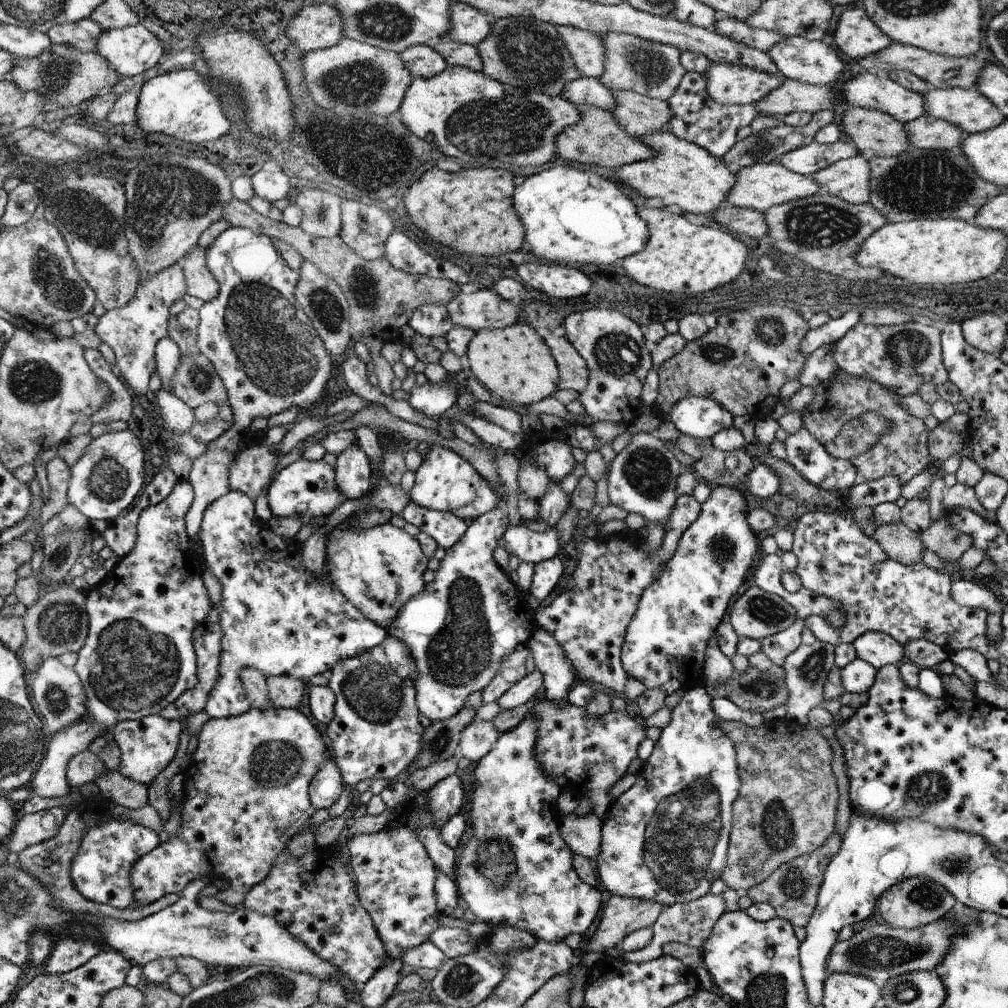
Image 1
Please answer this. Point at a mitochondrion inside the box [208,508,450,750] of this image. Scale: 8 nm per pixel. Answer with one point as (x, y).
(375, 691)

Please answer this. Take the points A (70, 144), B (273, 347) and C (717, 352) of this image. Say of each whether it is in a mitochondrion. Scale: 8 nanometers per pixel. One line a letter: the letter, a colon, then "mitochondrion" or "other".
A: other
B: mitochondrion
C: mitochondrion

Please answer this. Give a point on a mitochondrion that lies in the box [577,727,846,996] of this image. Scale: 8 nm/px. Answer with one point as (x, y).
(681, 840)

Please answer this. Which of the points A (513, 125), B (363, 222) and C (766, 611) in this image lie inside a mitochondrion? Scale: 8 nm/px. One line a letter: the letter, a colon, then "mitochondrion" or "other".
A: mitochondrion
B: mitochondrion
C: mitochondrion

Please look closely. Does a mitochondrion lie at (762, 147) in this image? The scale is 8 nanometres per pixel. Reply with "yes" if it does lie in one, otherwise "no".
yes

